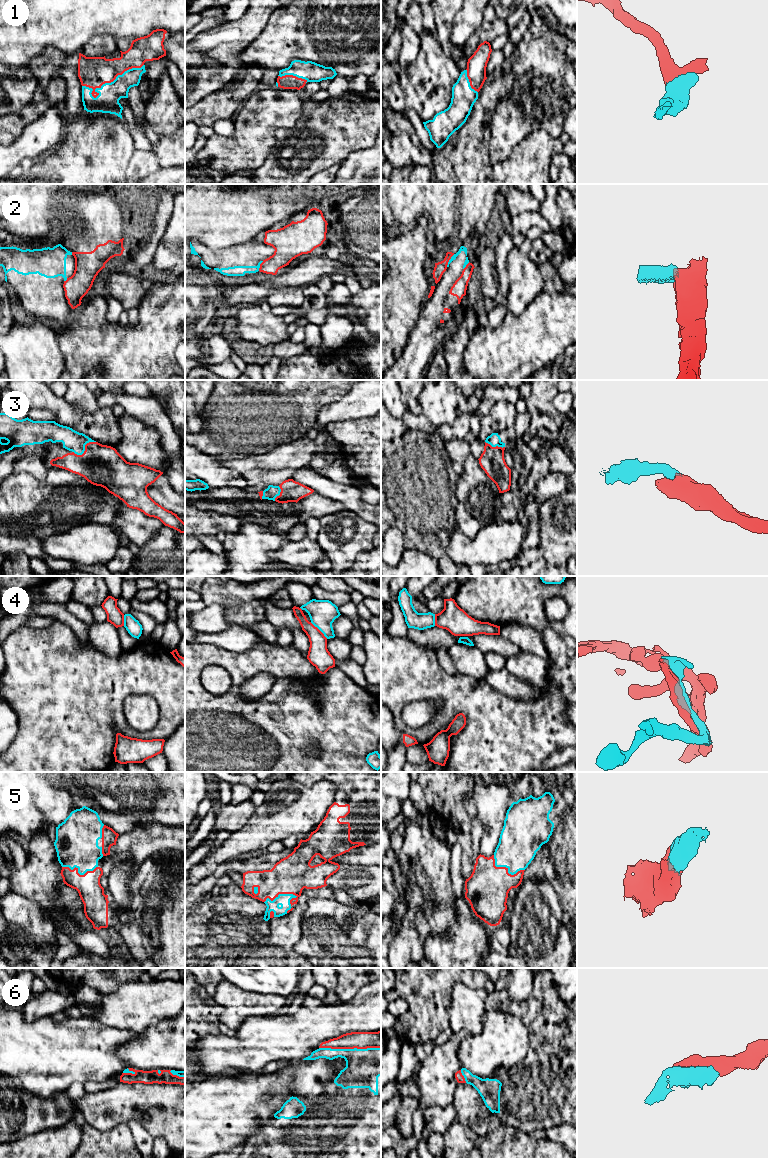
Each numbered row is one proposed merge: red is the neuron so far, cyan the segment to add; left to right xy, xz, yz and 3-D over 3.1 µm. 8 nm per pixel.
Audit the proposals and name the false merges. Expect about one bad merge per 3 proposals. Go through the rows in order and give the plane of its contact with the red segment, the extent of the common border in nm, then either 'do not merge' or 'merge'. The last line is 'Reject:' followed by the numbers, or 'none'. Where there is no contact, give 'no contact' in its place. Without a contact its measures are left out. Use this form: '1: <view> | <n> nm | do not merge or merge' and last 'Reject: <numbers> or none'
1: xy | 550 nm | merge
2: yz | 120 nm | do not merge
3: xy | 220 nm | merge
4: xz | 190 nm | merge
5: xz | 280 nm | merge
6: xz | 500 nm | merge
Reject: 2

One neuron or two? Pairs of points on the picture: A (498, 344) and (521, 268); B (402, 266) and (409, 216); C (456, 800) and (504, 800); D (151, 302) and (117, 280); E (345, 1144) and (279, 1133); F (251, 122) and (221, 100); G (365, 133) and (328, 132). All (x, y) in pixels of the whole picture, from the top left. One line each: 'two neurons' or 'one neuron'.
A: two neurons
B: two neurons
C: two neurons
D: two neurons
E: one neuron
F: two neurons
G: one neuron

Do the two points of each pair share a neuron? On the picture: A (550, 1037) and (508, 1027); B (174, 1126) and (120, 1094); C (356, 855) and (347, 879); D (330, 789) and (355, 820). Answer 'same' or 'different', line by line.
A: different
B: same
C: different
D: different

